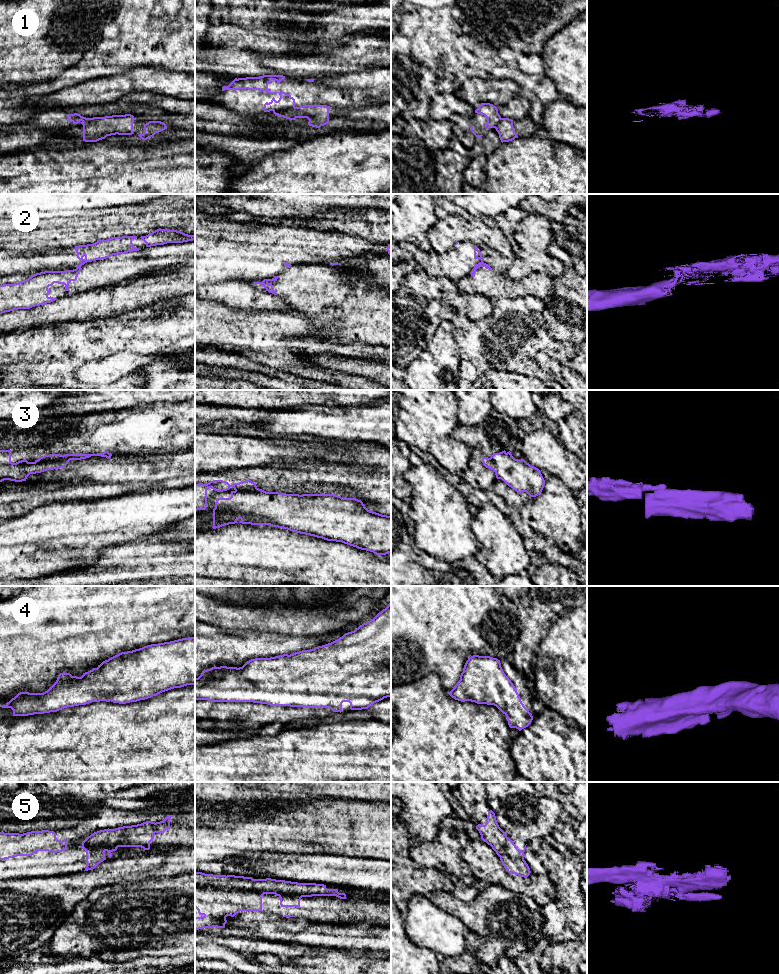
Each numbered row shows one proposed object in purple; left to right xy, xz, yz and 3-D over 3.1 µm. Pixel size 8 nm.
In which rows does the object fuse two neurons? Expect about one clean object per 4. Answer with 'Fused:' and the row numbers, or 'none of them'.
Fused: 1, 2, 3, 5

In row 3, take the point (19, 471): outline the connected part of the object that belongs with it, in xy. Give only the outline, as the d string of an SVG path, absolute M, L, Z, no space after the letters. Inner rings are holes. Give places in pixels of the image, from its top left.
M0 450L0 482L10 480L15 482L26 481L30 474L52 470L54 461L28 462L26 459L16 463L11 462L11 450Z

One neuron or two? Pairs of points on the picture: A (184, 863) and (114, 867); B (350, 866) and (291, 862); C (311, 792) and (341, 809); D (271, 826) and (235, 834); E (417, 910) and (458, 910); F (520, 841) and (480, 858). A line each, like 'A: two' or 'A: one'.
A: one
B: one
C: two
D: one
E: two
F: two

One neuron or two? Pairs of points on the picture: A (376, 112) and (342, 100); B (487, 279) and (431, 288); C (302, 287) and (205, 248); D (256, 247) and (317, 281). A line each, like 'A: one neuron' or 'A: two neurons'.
A: two neurons
B: two neurons
C: two neurons
D: two neurons

